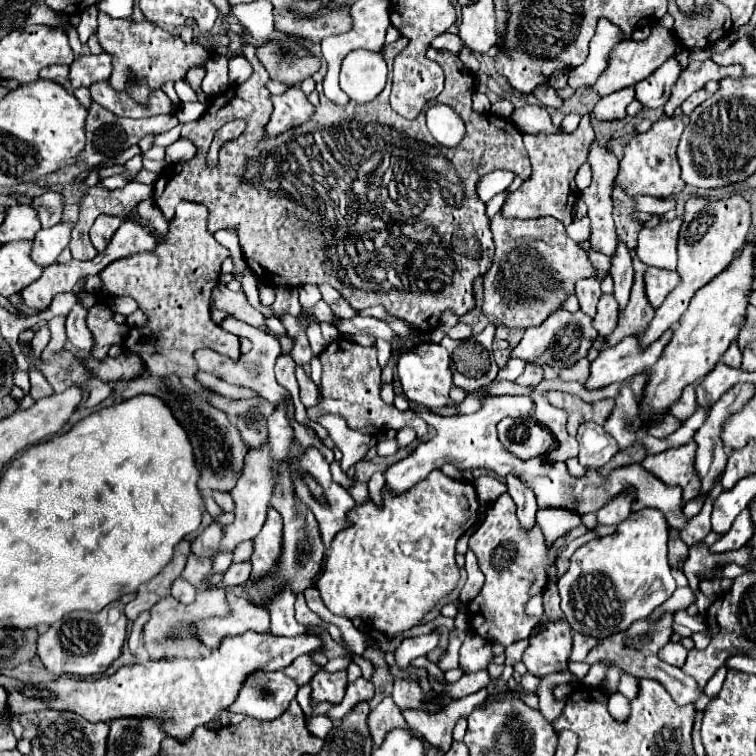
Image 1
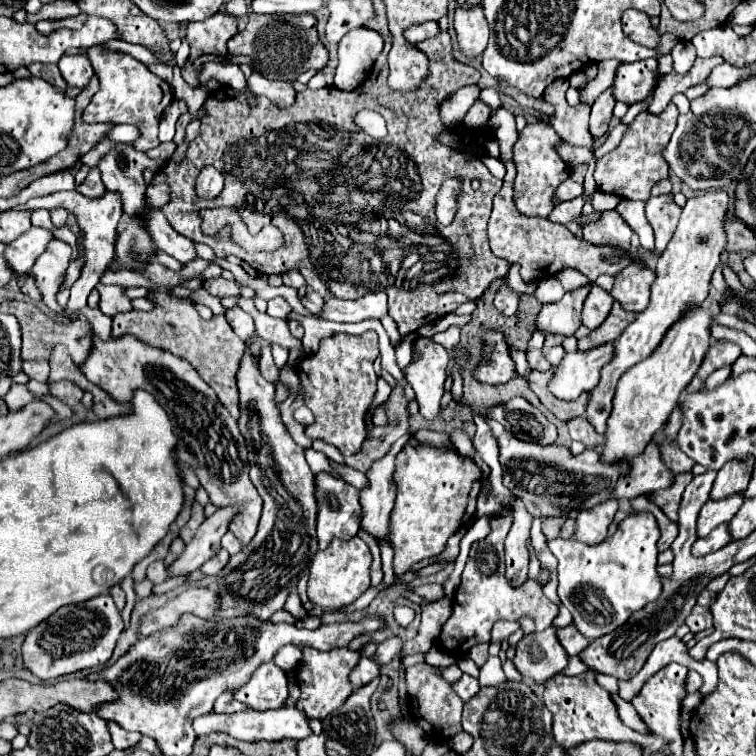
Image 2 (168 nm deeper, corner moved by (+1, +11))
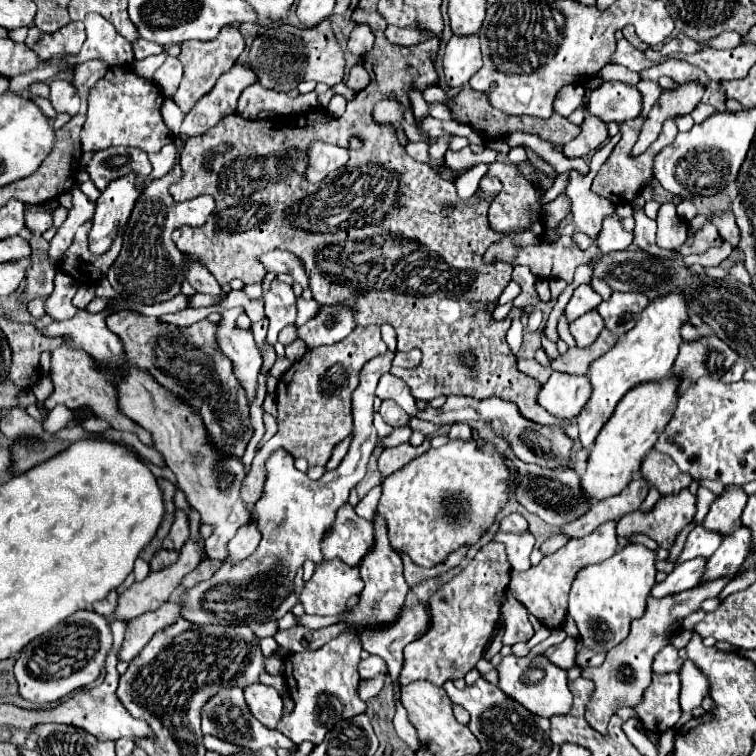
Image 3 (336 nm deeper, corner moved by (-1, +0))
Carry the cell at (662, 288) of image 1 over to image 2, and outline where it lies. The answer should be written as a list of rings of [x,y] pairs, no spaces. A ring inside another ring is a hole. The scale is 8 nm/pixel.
[[[636,264],[626,266],[614,280],[610,296],[628,312],[642,312],[648,306],[648,292],[654,280],[652,268],[640,268]]]

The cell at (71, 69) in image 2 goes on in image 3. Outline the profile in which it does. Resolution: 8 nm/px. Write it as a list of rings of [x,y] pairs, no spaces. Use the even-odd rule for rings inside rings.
[[[54,79],[50,83],[50,91],[52,91],[50,101],[58,113],[70,113],[70,115],[78,113],[80,97],[78,97],[78,89],[72,81]]]

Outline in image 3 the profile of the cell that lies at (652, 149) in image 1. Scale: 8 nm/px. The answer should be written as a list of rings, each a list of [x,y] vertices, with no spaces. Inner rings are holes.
[[[632,119],[632,121],[624,121],[624,123],[622,123],[622,127],[620,127],[622,139],[620,139],[618,145],[614,147],[614,151],[610,153],[610,157],[606,159],[606,163],[600,167],[598,175],[594,177],[594,183],[592,183],[594,193],[600,195],[600,197],[610,199],[614,205],[632,203],[632,201],[638,197],[638,193],[642,191],[644,183],[650,183],[650,181],[654,179],[654,169],[652,169],[652,165],[654,165],[654,155],[658,155],[658,151],[662,151],[666,145],[674,143],[679,132],[675,122],[668,120],[663,124],[658,139],[656,139],[644,153],[635,157],[630,155],[630,151],[632,151],[632,147],[634,147],[634,143],[638,141],[638,131],[640,131],[640,127],[642,127],[642,121],[640,121],[640,119]]]

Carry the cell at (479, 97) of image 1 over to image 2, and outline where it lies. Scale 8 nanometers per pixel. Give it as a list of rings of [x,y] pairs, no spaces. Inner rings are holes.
[[[464,86],[460,88],[456,94],[448,96],[442,104],[440,104],[440,118],[442,124],[446,128],[452,128],[452,124],[460,124],[462,118],[466,116],[466,112],[470,110],[470,106],[476,102],[478,98],[478,86]]]

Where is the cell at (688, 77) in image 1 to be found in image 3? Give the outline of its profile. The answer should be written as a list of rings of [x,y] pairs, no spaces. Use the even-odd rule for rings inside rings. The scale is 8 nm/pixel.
[[[690,81],[690,83],[682,83],[676,89],[664,89],[660,99],[656,101],[656,105],[650,109],[642,131],[640,131],[640,139],[632,149],[632,155],[644,153],[648,149],[650,143],[654,143],[662,131],[662,123],[666,119],[672,119],[676,115],[686,115],[692,113],[692,109],[698,105],[698,101],[702,99],[706,87],[698,81]]]

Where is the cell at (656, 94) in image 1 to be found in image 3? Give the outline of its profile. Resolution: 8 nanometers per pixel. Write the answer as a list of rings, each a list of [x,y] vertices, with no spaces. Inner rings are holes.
[[[606,81],[590,93],[588,111],[606,123],[636,119],[642,111],[642,93],[622,81]]]

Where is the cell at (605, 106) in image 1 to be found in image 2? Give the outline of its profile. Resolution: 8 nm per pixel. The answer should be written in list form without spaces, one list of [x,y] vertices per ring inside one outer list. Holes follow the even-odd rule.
[[[612,88],[602,92],[594,104],[592,104],[592,114],[590,114],[590,132],[594,138],[600,138],[608,132],[608,124],[612,118],[612,108],[616,100],[612,100]]]

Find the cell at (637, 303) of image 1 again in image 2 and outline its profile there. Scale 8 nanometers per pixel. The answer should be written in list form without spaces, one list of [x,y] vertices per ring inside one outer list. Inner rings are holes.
[[[614,304],[612,312],[608,314],[608,318],[602,322],[602,326],[598,326],[596,330],[592,330],[586,338],[578,340],[578,350],[590,350],[596,346],[602,346],[606,342],[612,342],[616,336],[620,336],[620,332],[636,318],[634,312],[624,312],[620,308],[620,304]]]

